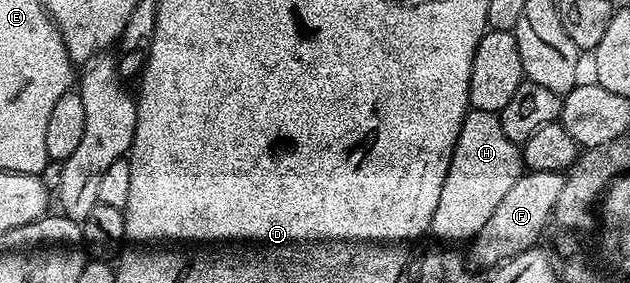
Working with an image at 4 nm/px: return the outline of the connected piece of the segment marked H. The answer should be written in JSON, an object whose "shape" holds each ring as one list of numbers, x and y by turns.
{"shape":[[468,110,450,160,449,174,441,189,440,202,431,220,430,232,447,241,465,243,472,240,522,172,522,150,504,135,498,114]]}

